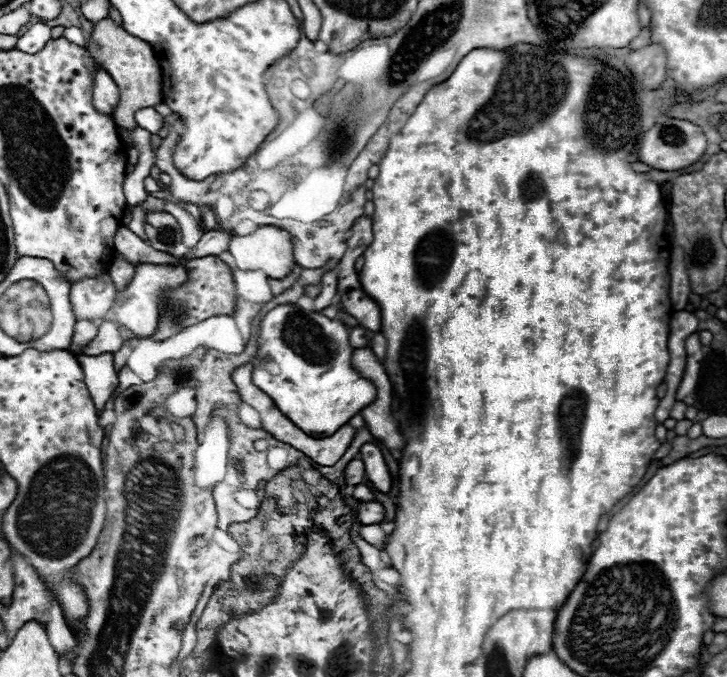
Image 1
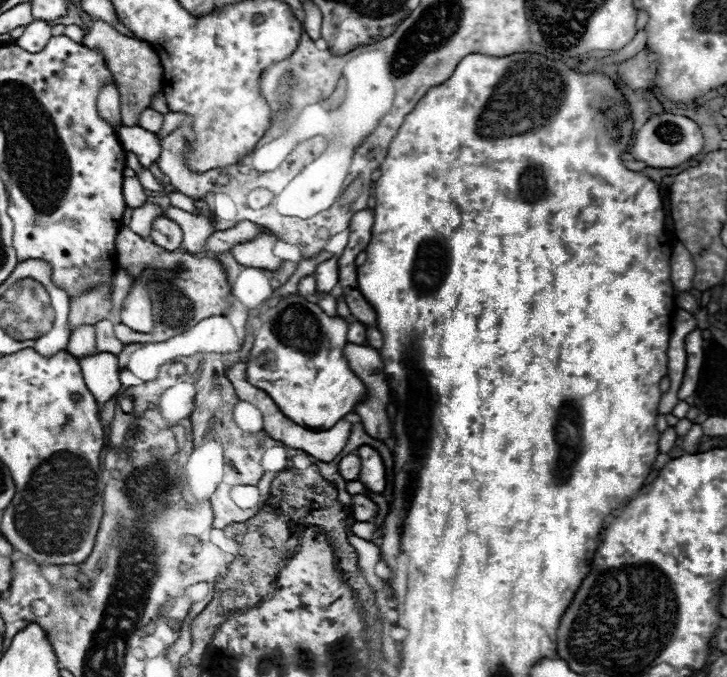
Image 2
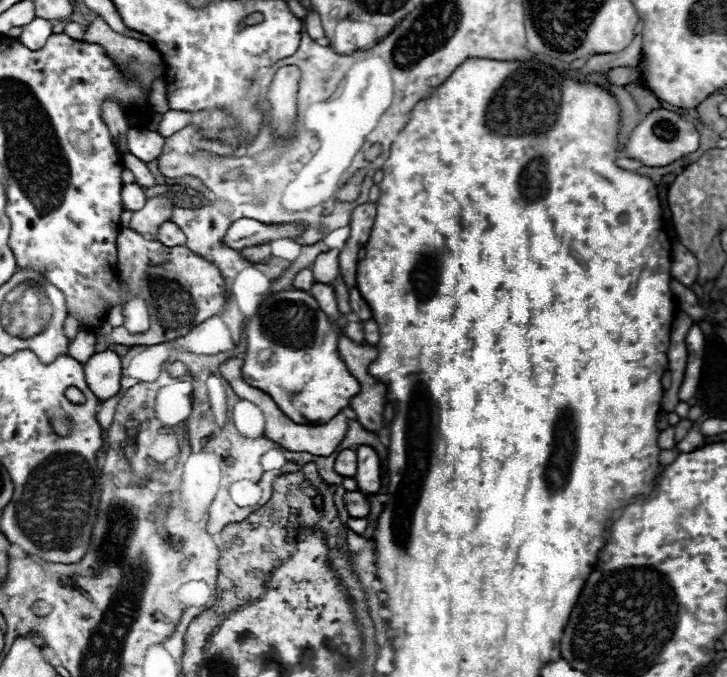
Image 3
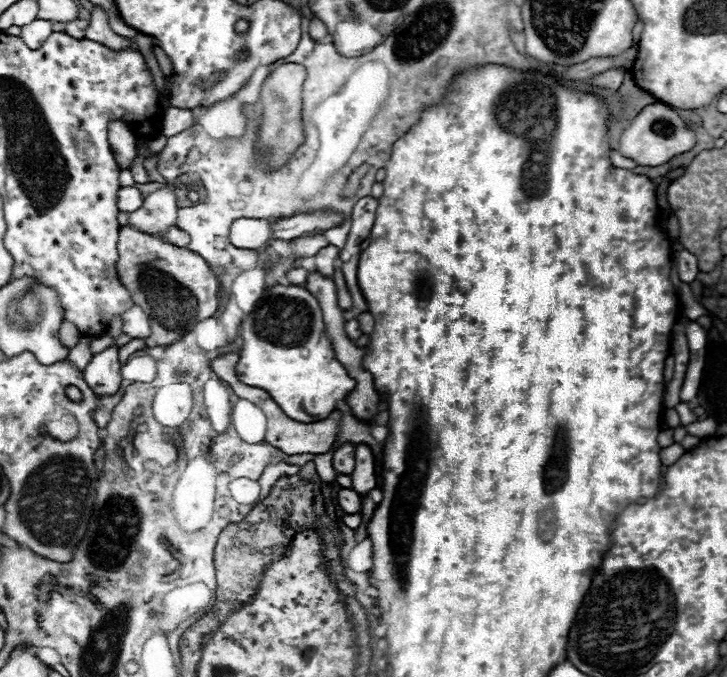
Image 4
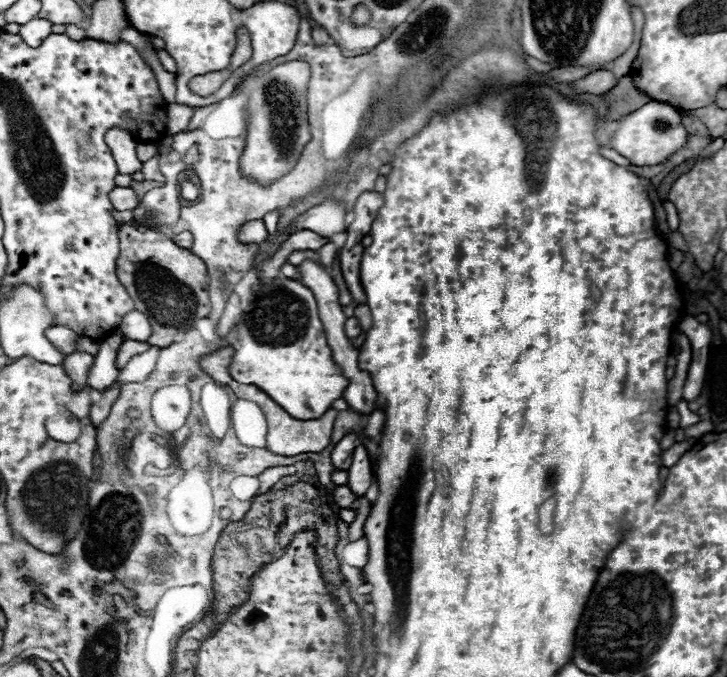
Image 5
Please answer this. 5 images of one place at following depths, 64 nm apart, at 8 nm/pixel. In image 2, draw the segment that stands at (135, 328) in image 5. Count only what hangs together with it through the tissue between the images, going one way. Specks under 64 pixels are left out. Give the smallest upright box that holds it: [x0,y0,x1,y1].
[120,278,152,332]

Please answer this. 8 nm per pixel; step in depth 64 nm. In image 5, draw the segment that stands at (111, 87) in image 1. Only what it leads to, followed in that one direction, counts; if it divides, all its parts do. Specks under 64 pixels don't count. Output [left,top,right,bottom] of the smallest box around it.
[105,128,142,174]

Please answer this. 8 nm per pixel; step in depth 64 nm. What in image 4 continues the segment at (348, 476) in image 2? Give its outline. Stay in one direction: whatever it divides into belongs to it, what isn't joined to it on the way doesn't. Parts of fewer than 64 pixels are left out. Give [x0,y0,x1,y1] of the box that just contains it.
[332,442,356,474]

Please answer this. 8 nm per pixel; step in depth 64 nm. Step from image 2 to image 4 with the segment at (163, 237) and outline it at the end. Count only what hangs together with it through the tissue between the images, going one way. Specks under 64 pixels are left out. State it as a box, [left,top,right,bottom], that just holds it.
[164,226,190,246]

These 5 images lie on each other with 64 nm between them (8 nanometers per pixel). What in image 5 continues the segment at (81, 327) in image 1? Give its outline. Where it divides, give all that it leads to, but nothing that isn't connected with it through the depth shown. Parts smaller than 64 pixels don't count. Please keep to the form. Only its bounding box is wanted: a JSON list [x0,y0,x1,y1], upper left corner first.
[62,352,94,390]

